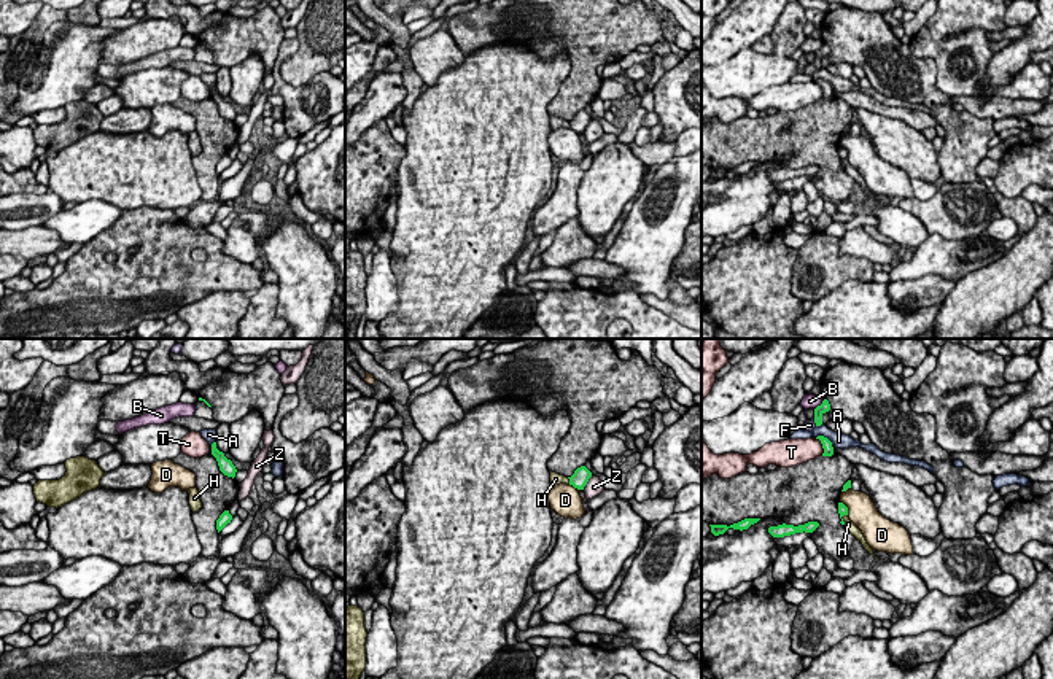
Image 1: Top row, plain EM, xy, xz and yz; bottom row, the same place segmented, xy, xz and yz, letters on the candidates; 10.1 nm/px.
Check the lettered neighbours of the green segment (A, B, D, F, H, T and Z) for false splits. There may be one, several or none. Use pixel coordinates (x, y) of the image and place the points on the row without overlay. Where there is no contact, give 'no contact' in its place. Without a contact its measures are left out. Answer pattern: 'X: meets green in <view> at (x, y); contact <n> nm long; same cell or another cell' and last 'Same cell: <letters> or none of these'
A: meets green in yz at (826, 81); contact 220 nm long; another cell
B: meets green in yz at (818, 50); contact 160 nm long; another cell
D: meets green in xz at (575, 131); contact 120 nm long; another cell
F: meets green in yz at (815, 65); contact 90 nm long; another cell
H: meets green in xz at (570, 124); contact 90 nm long; another cell
T: meets green in yz at (823, 89); contact 200 nm long; another cell
Z: meets green in xz at (587, 124); contact 180 nm long; another cell
Same cell: none of these

